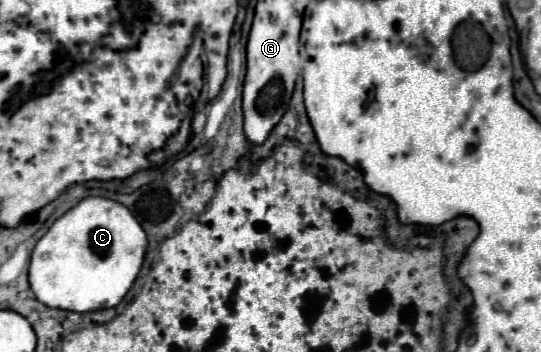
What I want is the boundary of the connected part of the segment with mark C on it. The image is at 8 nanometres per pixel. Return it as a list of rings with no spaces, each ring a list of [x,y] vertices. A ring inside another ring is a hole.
[[[86,197],[66,211],[36,243],[30,259],[30,289],[48,307],[86,313],[116,307],[130,291],[148,239],[130,209],[106,197]]]

